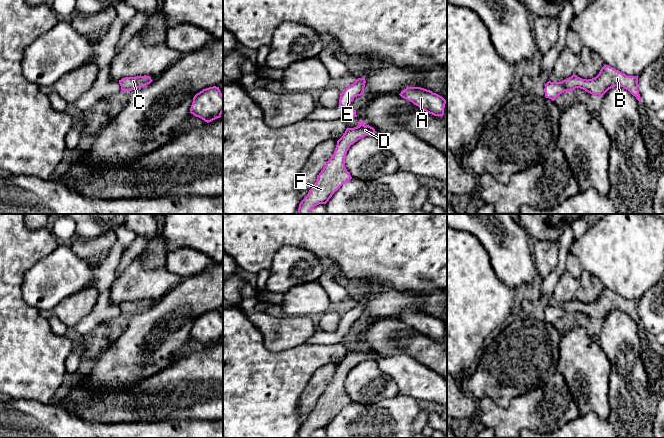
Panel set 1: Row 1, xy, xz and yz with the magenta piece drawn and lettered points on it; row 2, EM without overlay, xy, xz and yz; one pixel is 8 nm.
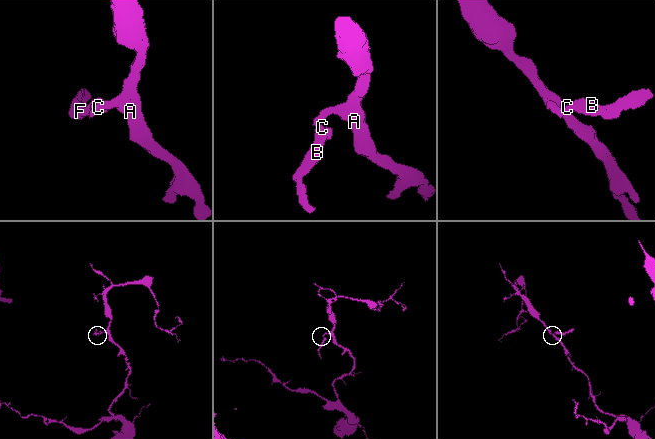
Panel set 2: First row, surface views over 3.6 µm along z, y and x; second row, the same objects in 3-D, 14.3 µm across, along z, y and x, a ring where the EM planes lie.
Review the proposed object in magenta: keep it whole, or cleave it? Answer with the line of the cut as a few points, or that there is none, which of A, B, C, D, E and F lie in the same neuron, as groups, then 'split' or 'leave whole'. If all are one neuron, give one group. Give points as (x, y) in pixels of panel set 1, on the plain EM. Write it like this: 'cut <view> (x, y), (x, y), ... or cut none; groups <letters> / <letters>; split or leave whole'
cut yz (561, 306), (568, 314); groups A E / B C D F; split

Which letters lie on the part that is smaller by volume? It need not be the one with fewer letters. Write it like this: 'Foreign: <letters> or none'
Foreign: B, C, D, F

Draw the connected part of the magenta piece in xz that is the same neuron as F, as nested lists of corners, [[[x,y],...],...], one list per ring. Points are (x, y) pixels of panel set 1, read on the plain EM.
[[[358,346],[358,350],[347,352],[343,360],[337,365],[333,380],[317,400],[315,408],[307,420],[300,426],[298,438],[311,438],[311,434],[319,429],[326,428],[332,419],[346,406],[352,403],[345,391],[345,380],[350,370],[361,362],[375,359],[375,353]]]

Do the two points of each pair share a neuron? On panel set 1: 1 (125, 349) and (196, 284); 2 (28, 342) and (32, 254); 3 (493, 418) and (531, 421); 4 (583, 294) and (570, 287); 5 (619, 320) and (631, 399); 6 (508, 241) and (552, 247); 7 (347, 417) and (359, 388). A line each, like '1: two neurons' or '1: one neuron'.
1: one neuron
2: one neuron
3: one neuron
4: two neurons
5: one neuron
6: two neurons
7: two neurons

